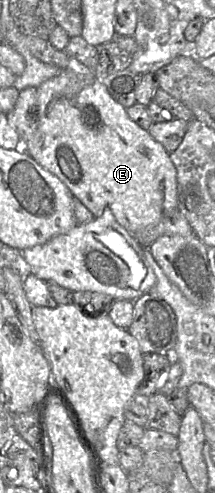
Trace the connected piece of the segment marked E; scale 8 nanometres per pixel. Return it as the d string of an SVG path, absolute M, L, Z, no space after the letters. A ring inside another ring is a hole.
M69 58L67 67L59 75L45 81L38 88L39 125L28 141L23 143L31 155L42 167L57 176L71 191L75 199L80 200L85 207L96 217L104 213L111 213L117 222L123 226L138 241L143 231L150 226L155 226L166 214L173 214L178 210L177 171L170 159L169 153L163 145L156 141L147 130L141 128L127 114L126 108L118 103L108 92L104 83L97 78L94 71L89 69L75 58Z

